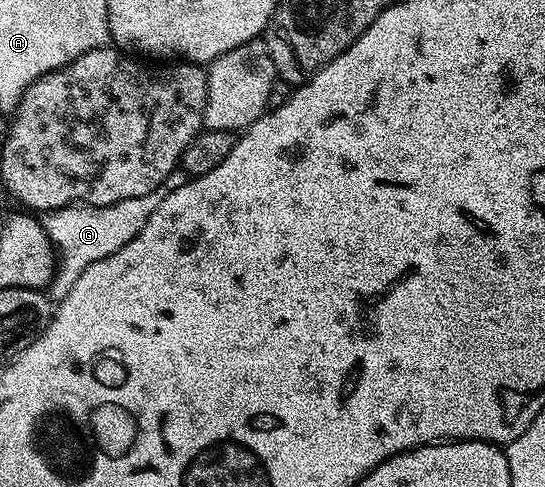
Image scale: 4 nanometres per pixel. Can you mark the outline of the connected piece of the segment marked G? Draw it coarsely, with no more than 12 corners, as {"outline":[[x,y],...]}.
{"outline":[[184,169],[147,196],[64,206],[43,225],[55,251],[54,303],[143,232]]}

